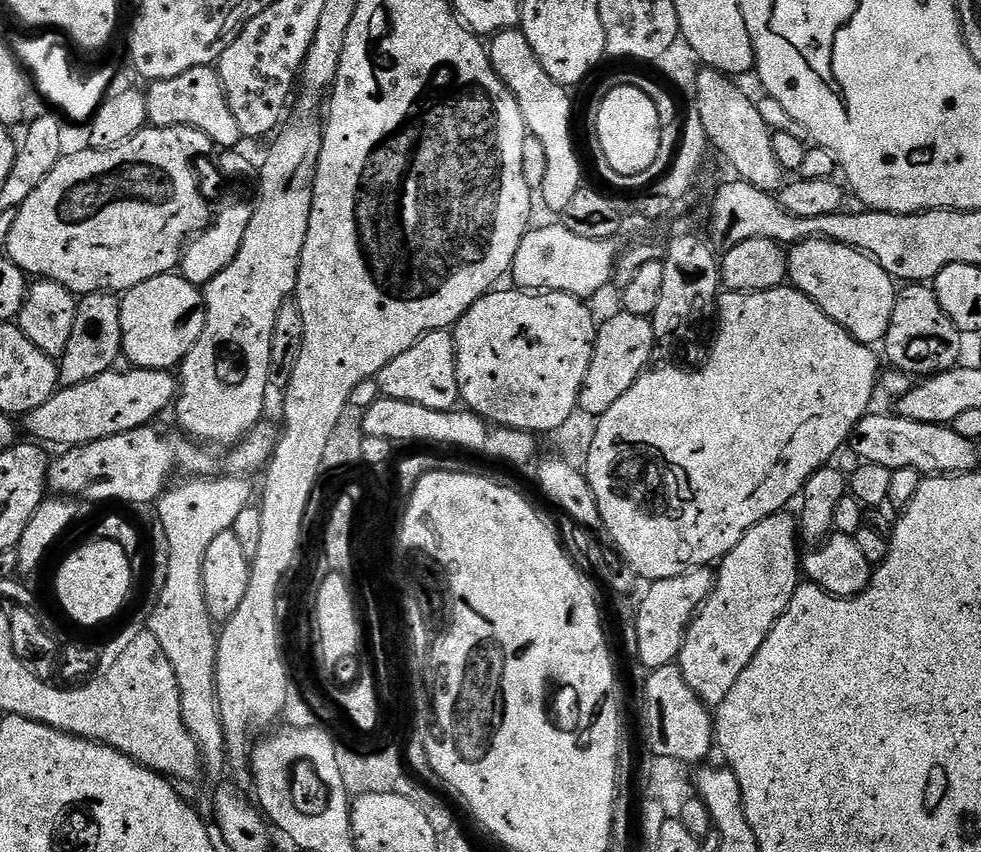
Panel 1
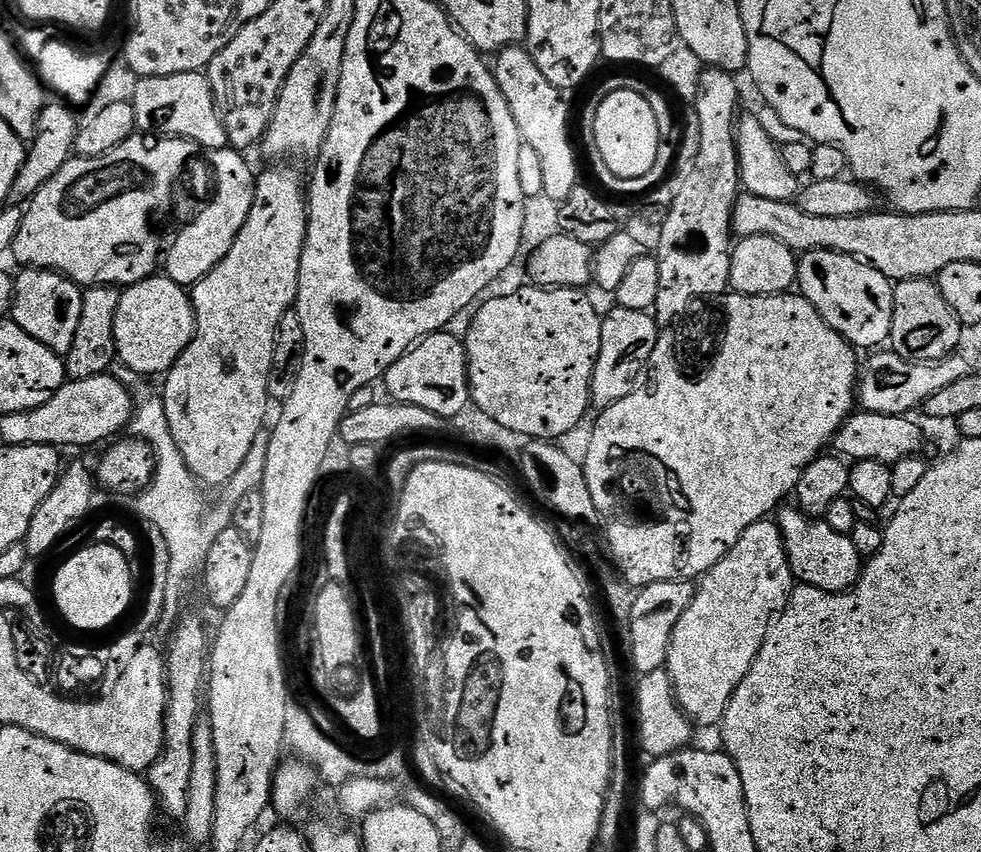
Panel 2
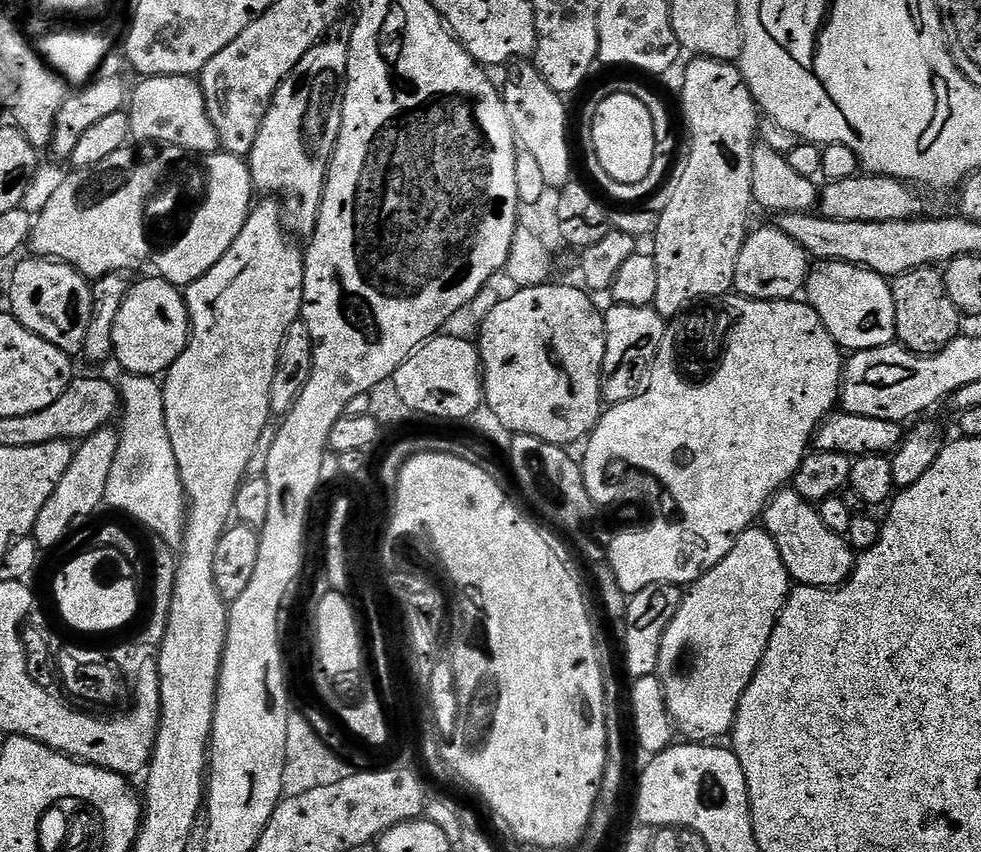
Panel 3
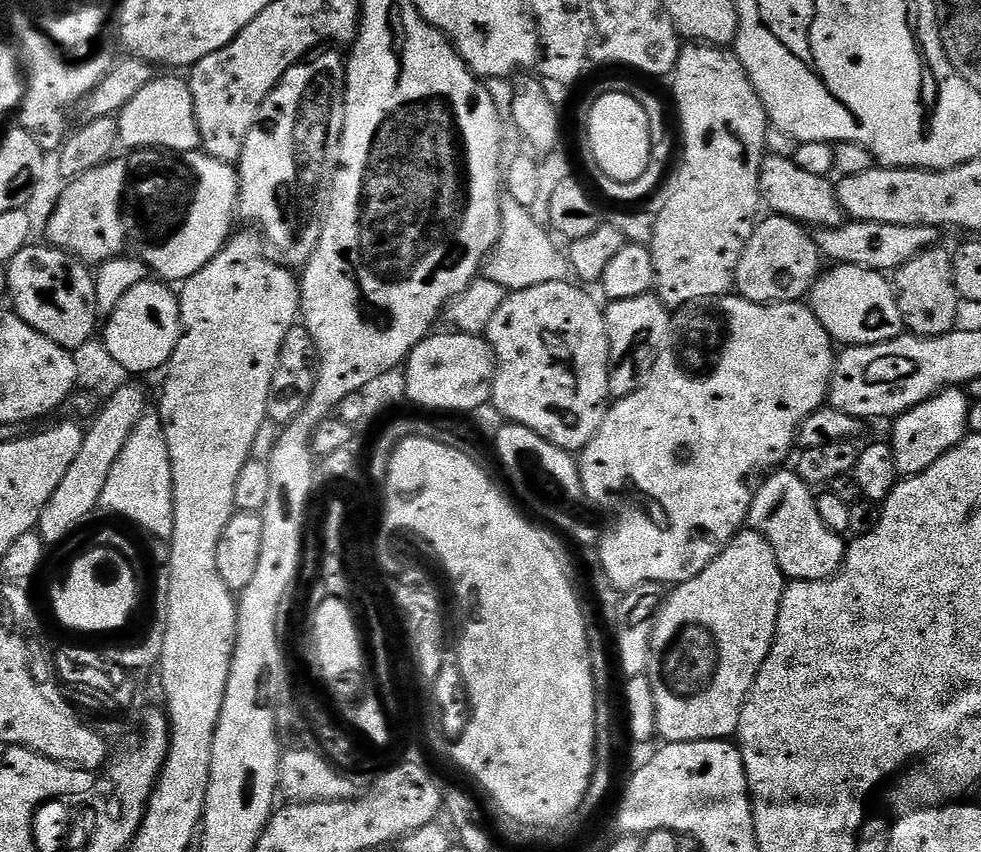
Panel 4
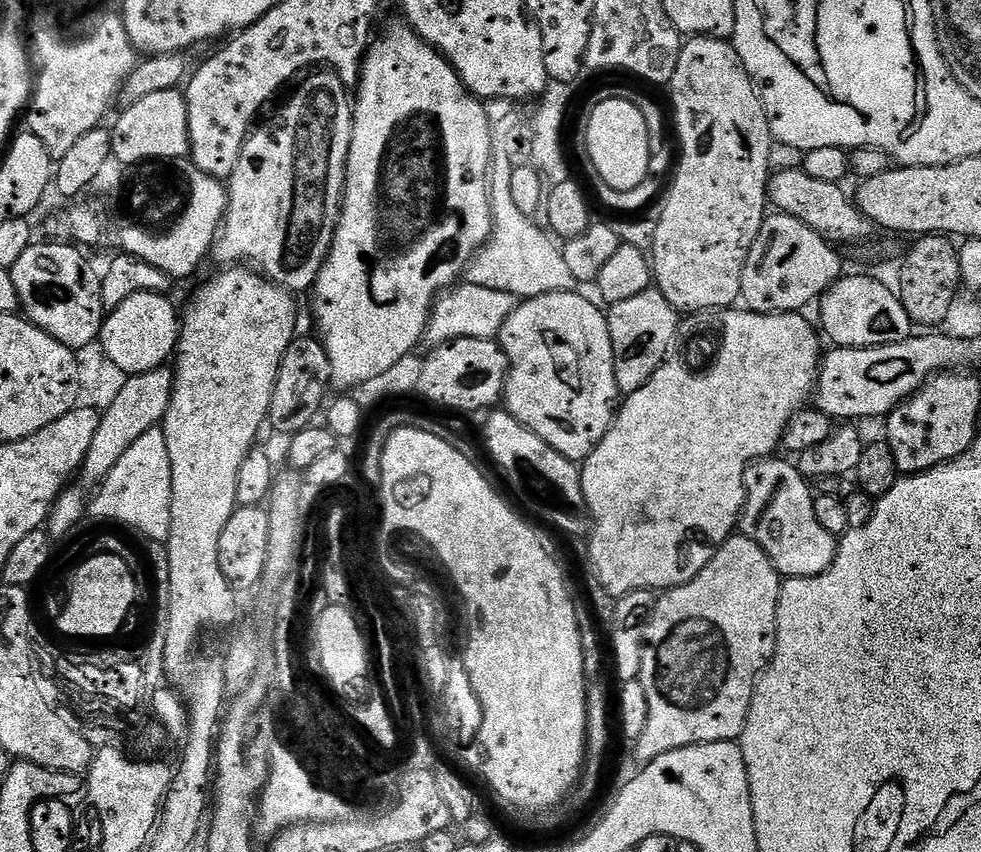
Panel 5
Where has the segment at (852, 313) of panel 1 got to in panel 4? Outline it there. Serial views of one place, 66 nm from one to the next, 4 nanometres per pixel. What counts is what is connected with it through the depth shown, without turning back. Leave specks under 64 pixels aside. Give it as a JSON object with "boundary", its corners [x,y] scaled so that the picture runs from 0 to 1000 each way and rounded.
{"boundary":[[[854,310],[845,316],[832,325],[826,344],[826,360],[849,400],[856,403],[857,399],[860,406],[898,404],[923,393],[913,340],[902,320],[880,315],[877,310]]]}

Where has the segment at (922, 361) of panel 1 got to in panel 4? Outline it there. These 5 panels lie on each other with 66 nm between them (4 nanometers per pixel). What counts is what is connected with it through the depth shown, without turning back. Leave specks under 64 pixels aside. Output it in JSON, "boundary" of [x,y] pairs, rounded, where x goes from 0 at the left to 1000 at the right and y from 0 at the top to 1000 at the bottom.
{"boundary":[[[958,290],[943,292],[911,320],[915,364],[923,386],[931,394],[959,394],[976,384],[975,370],[980,350],[972,336],[970,296]]]}

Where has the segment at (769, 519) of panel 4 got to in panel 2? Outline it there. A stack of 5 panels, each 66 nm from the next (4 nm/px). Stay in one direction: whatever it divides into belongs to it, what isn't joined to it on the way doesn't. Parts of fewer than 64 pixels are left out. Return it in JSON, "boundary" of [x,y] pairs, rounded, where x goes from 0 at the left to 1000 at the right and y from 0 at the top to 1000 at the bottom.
{"boundary":[[[803,595],[794,597],[793,614],[795,626],[799,628],[799,644],[808,677],[814,684],[825,685],[839,695],[863,695],[873,689],[879,670],[879,655],[875,646],[871,646],[867,629],[859,629],[854,627],[854,622],[846,622],[842,614],[830,613],[829,607],[817,601],[814,595]]]}

